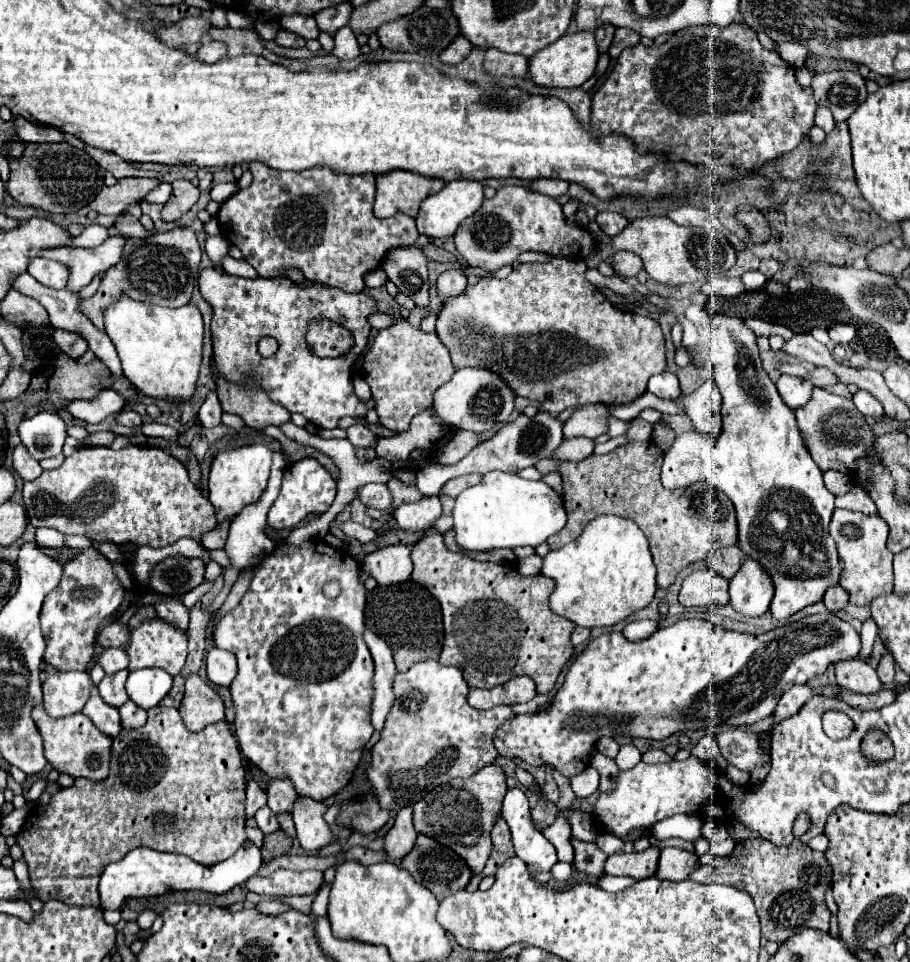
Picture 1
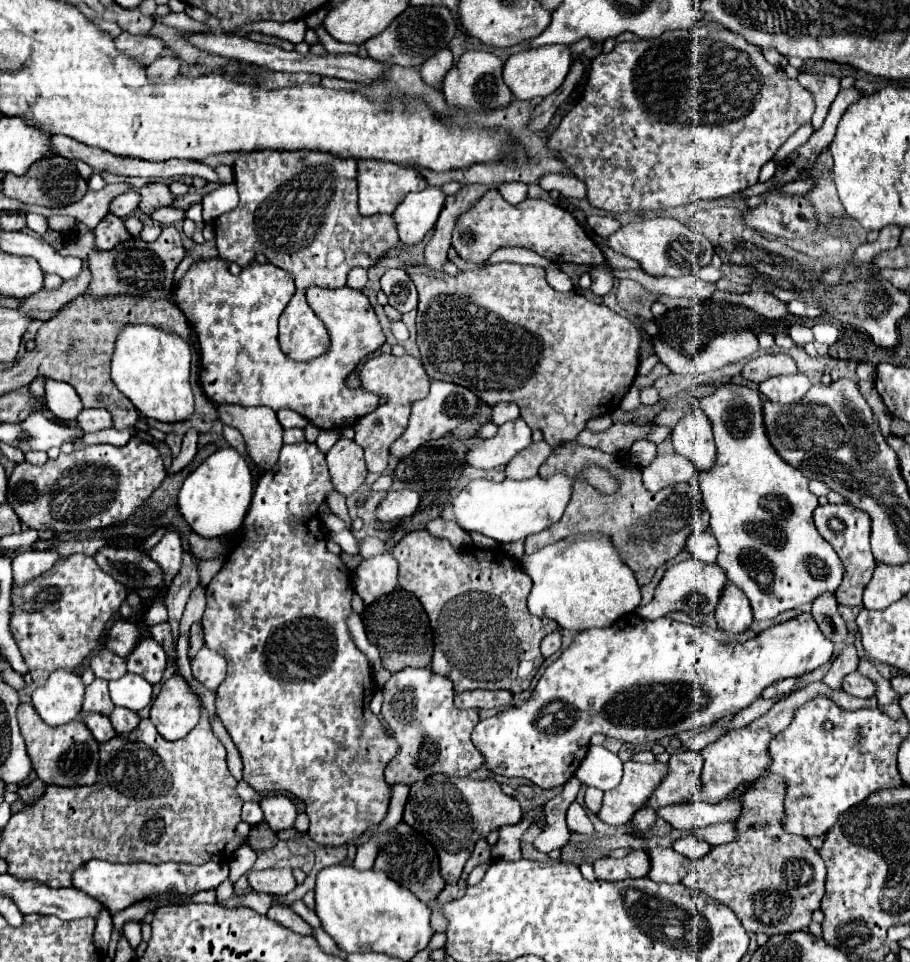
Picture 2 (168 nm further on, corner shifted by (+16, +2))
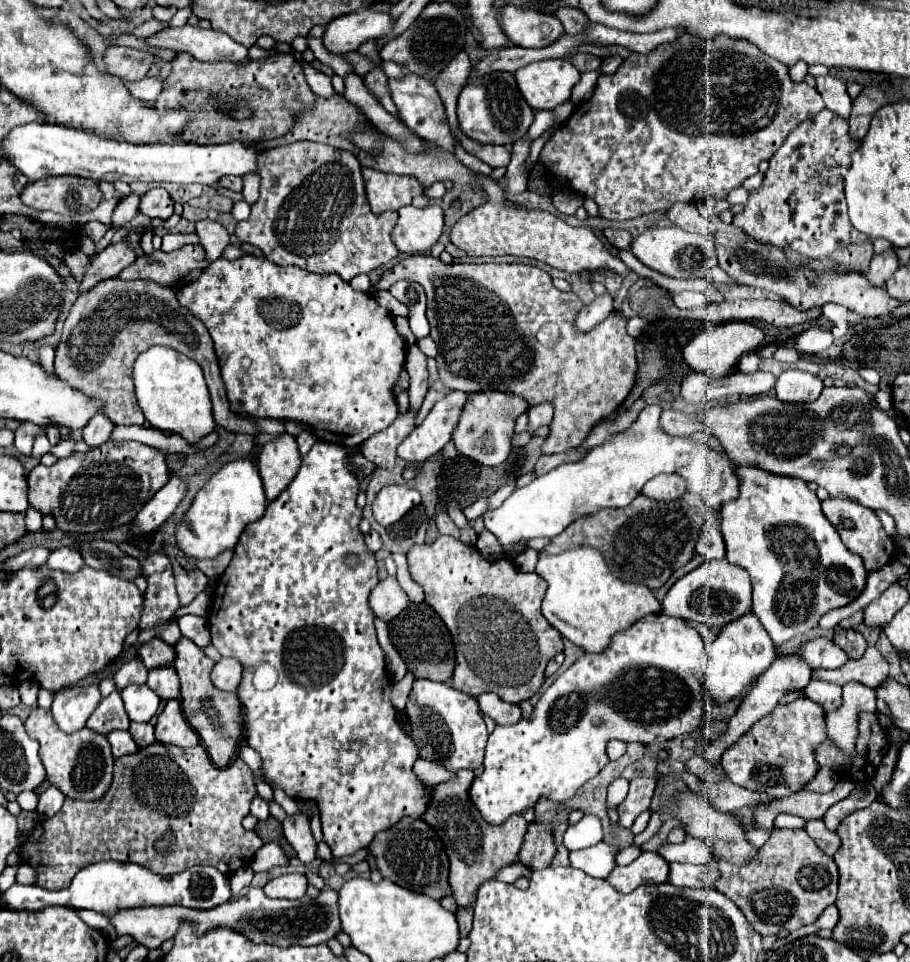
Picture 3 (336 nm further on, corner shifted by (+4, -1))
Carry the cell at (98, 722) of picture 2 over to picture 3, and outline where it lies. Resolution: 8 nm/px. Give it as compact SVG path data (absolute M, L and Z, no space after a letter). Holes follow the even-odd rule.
M110 731L106 737L108 737L110 745L112 745L114 757L128 755L128 753L132 753L132 751L138 749L138 745L134 743L134 739L132 739L132 735L128 731Z

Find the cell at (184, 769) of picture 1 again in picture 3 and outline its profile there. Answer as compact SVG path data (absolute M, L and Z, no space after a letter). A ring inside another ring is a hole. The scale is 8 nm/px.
M152 743L152 745L146 745L142 749L138 749L136 753L132 755L124 755L124 757L118 757L114 761L114 781L108 789L108 793L102 797L102 799L96 799L96 801L76 801L76 799L70 799L66 797L64 801L64 807L50 819L46 821L40 821L30 833L26 833L22 837L22 843L20 843L20 857L36 871L36 885L38 887L44 887L44 889L64 889L72 883L74 875L92 865L92 863L98 863L98 861L104 861L104 859L116 859L116 861L128 861L128 863L136 863L136 865L142 865L146 869L150 869L152 873L160 873L160 875L172 875L172 873L178 873L178 871L184 871L184 869L190 869L192 865L212 865L216 867L218 871L222 871L224 875L232 875L236 869L240 867L246 867L250 865L250 861L254 859L256 851L262 849L262 839L254 833L254 831L246 831L242 827L242 819L250 813L250 803L256 795L256 789L254 789L254 777L252 777L252 769L240 759L240 757L234 757L228 767L216 767L206 751L206 747L202 743L190 747L190 749L182 749L182 747L176 747L176 745L166 745L166 743Z

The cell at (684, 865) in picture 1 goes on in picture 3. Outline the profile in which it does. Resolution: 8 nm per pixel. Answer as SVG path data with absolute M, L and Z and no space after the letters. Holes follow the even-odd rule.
M710 861L708 865L670 863L668 881L678 887L714 887L718 875L720 873L716 861Z

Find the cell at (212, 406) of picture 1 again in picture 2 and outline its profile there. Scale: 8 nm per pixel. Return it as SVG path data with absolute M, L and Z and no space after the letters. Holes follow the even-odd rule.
M190 430L190 432L186 434L184 442L182 442L182 450L180 450L180 454L172 460L170 468L166 470L166 476L178 474L184 466L188 466L188 464L192 462L194 454L196 454L196 450L198 450L198 444L196 444L196 442L198 442L198 434L196 434L196 430Z

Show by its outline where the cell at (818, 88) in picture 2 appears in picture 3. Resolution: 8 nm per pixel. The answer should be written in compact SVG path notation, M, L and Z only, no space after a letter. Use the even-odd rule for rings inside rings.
M816 77L816 89L820 91L826 109L830 109L832 113L836 113L842 119L848 119L850 115L850 107L852 107L852 99L846 91L846 85L836 79L836 77Z

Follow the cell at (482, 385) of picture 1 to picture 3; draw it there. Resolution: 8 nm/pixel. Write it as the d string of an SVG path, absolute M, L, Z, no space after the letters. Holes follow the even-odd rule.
M450 391L436 401L426 419L398 445L398 457L408 463L418 463L438 453L450 439L460 421L468 393Z

